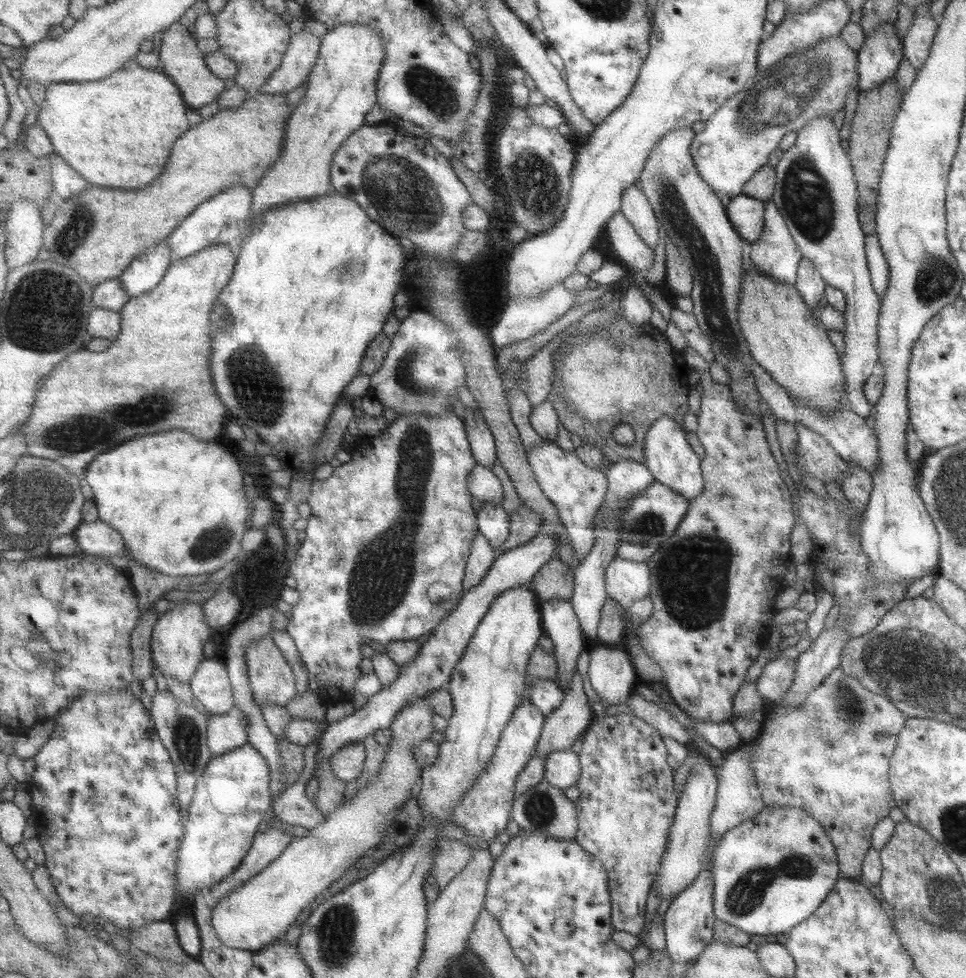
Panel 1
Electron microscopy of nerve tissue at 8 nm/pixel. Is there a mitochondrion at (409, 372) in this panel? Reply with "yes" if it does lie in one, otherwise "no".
yes

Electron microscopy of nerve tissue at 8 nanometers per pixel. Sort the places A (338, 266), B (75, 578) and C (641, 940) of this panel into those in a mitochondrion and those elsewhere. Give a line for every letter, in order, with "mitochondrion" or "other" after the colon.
A: mitochondrion
B: other
C: other

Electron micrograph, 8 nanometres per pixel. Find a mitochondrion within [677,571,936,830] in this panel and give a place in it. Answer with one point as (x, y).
(853, 707)

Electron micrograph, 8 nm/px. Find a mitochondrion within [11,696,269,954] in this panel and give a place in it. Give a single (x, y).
(186, 733)

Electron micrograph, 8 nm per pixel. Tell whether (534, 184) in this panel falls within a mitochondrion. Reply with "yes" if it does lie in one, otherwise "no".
yes

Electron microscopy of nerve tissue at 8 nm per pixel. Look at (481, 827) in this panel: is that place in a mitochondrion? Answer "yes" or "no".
no

